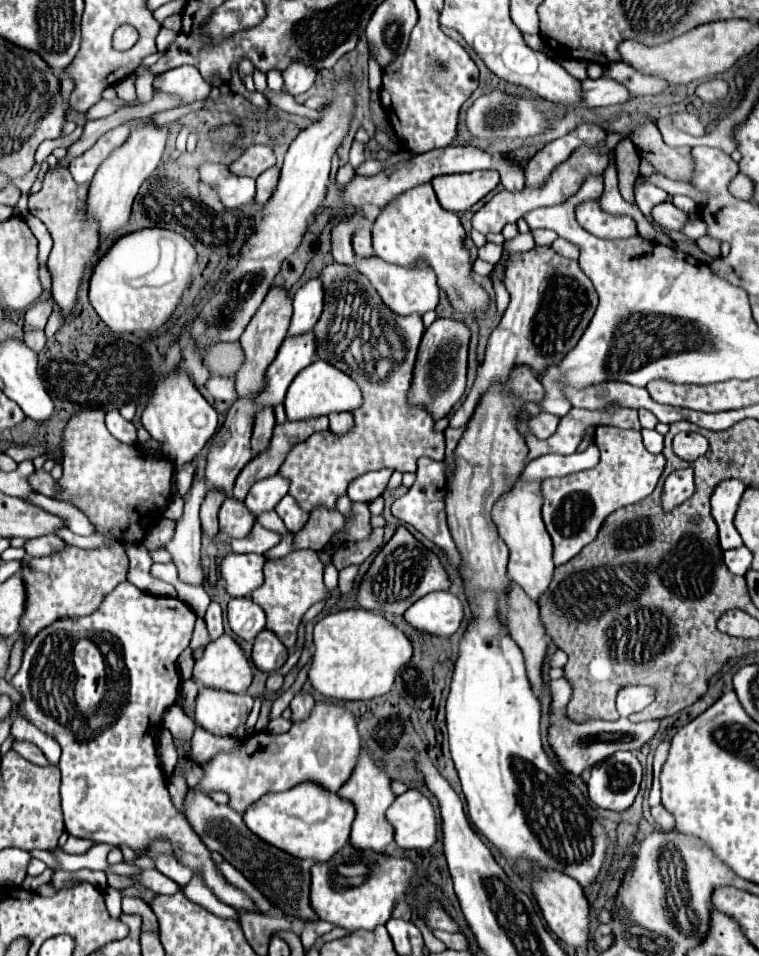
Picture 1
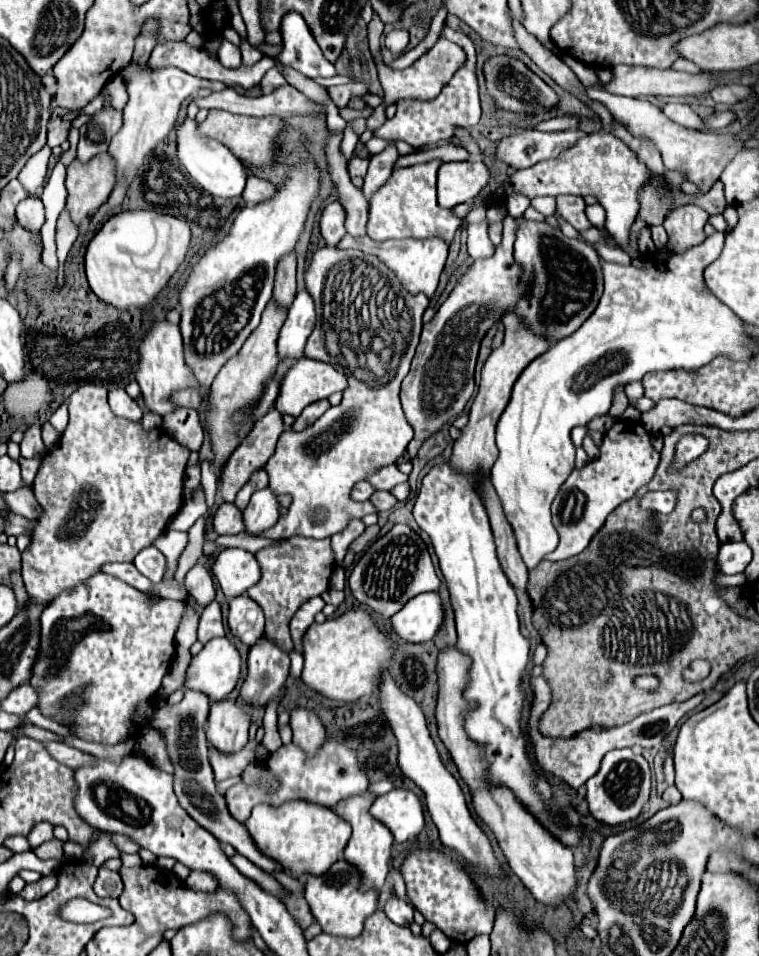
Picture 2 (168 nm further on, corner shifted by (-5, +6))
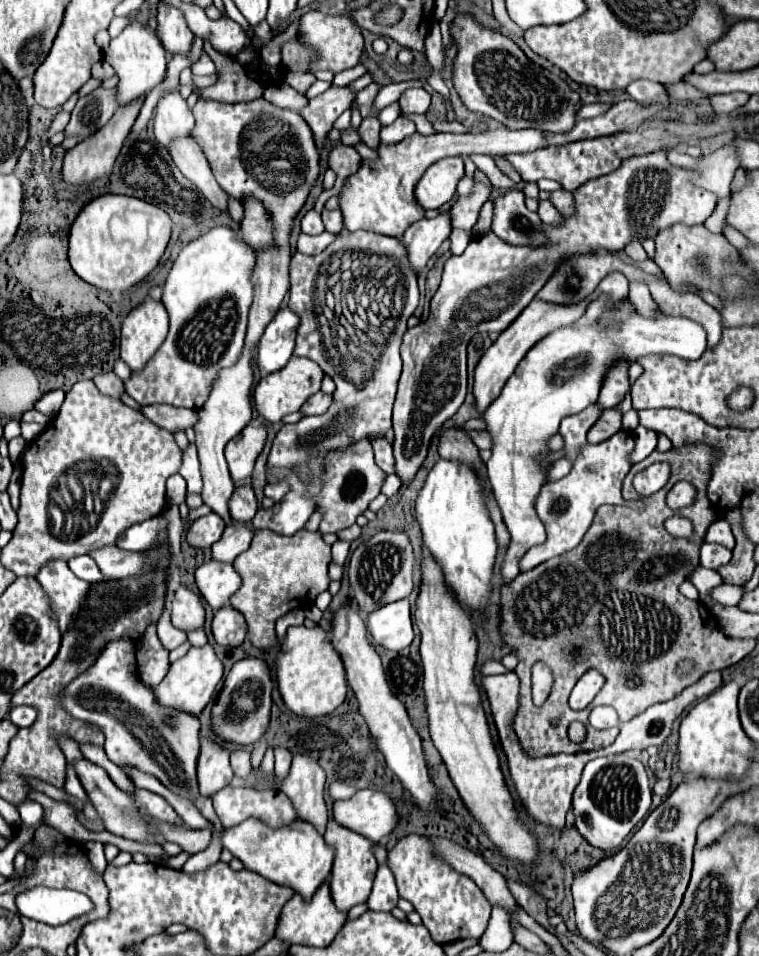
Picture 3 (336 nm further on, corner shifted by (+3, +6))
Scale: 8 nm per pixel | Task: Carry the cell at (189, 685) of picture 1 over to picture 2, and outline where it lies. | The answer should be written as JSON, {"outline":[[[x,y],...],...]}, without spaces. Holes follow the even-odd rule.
{"outline":[[[184,688],[184,698],[182,698],[178,706],[168,706],[166,702],[162,702],[162,700],[158,698],[158,700],[154,702],[156,708],[152,708],[150,712],[146,712],[146,714],[148,714],[148,724],[154,726],[154,728],[160,728],[160,730],[164,732],[166,740],[168,740],[168,752],[170,752],[172,764],[174,764],[174,768],[176,768],[176,770],[174,770],[174,790],[176,790],[176,796],[178,796],[178,800],[180,800],[180,806],[182,806],[202,828],[206,828],[208,832],[212,832],[214,838],[218,838],[218,840],[224,842],[224,844],[232,844],[238,854],[246,856],[250,862],[254,862],[254,864],[256,864],[258,868],[262,868],[264,872],[286,872],[286,874],[290,874],[290,872],[284,870],[278,862],[274,862],[270,856],[266,856],[266,854],[262,854],[262,852],[258,850],[258,846],[254,844],[254,840],[250,840],[252,836],[248,834],[246,826],[244,826],[242,822],[234,820],[234,816],[230,814],[230,810],[228,810],[228,806],[226,806],[226,798],[224,798],[222,794],[218,794],[218,790],[216,790],[216,786],[214,786],[214,774],[212,774],[212,768],[210,768],[210,764],[208,764],[208,742],[206,742],[206,734],[204,734],[204,724],[206,724],[206,718],[208,718],[208,702],[210,702],[210,700],[208,700],[202,692]]]}

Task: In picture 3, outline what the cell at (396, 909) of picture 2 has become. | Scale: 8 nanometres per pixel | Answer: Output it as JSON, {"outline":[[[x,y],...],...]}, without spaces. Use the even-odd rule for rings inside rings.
{"outline":[[[384,862],[378,866],[374,888],[372,888],[372,894],[368,898],[368,910],[390,912],[396,906],[396,902],[398,902],[398,892],[396,892],[394,876],[388,868],[388,862]]]}

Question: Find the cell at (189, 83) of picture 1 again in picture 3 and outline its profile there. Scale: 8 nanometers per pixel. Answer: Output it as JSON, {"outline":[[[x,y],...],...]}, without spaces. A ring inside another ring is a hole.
{"outline":[[[158,2],[158,30],[156,36],[162,40],[162,46],[170,52],[188,52],[194,40],[194,34],[190,32],[182,10]]]}

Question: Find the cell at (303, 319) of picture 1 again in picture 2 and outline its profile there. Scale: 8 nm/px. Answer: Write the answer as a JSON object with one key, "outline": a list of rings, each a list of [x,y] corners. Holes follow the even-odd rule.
{"outline":[[[300,290],[280,330],[280,338],[278,338],[280,360],[284,360],[286,356],[298,356],[298,358],[304,356],[304,346],[310,332],[314,330],[314,324],[316,324],[314,300],[310,298],[308,290]]]}

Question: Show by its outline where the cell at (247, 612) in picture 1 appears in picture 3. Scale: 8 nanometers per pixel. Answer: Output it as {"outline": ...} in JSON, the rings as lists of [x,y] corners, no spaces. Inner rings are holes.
{"outline":[[[224,606],[214,614],[212,634],[216,644],[226,648],[236,648],[246,638],[246,620],[232,606]]]}

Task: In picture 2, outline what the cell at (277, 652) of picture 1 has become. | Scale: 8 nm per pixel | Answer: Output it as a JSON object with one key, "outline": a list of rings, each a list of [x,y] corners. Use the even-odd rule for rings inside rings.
{"outline":[[[266,636],[260,638],[248,654],[248,678],[242,684],[242,696],[250,706],[266,706],[288,678],[290,656]]]}

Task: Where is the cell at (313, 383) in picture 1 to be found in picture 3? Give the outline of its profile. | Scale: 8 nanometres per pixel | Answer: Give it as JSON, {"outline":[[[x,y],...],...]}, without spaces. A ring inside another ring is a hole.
{"outline":[[[292,356],[288,360],[288,364],[274,372],[274,374],[268,374],[264,376],[256,388],[254,388],[254,408],[256,412],[266,420],[266,422],[280,422],[286,414],[292,414],[292,412],[298,412],[302,408],[302,404],[314,394],[320,390],[320,382],[322,382],[322,368],[308,360],[308,358],[296,358]]]}

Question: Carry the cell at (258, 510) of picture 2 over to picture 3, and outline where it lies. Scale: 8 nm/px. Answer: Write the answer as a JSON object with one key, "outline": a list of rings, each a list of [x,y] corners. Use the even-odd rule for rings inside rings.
{"outline":[[[234,522],[232,526],[226,526],[222,538],[212,544],[212,558],[216,562],[234,562],[234,558],[250,546],[250,540],[252,528],[242,522]]]}

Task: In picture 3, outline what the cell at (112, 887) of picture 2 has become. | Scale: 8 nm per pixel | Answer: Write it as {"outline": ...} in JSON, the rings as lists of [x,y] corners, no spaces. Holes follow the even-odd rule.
{"outline":[[[86,842],[86,852],[88,852],[88,858],[90,862],[94,864],[96,872],[104,872],[106,868],[106,858],[104,858],[104,848],[102,848],[102,842]]]}

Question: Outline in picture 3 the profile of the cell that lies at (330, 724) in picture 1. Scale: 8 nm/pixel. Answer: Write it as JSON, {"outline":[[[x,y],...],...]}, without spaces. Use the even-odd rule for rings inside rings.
{"outline":[[[227,786],[212,802],[224,828],[238,826],[246,818],[266,822],[270,828],[280,828],[296,820],[294,806],[286,794],[254,794],[247,788]]]}

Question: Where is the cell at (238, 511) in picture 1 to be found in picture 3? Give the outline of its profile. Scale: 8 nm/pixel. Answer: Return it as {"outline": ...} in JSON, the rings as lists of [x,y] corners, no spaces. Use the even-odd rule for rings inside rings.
{"outline":[[[210,512],[208,516],[202,516],[190,524],[186,540],[194,548],[210,548],[222,536],[224,528],[226,528],[224,520],[218,514]]]}

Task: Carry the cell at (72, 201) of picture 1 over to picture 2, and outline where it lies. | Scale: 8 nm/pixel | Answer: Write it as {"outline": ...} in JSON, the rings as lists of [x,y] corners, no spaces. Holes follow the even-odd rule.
{"outline":[[[108,154],[94,156],[90,164],[78,164],[78,160],[74,160],[68,166],[66,210],[76,226],[88,220],[108,200],[114,182],[114,160],[110,160]]]}

